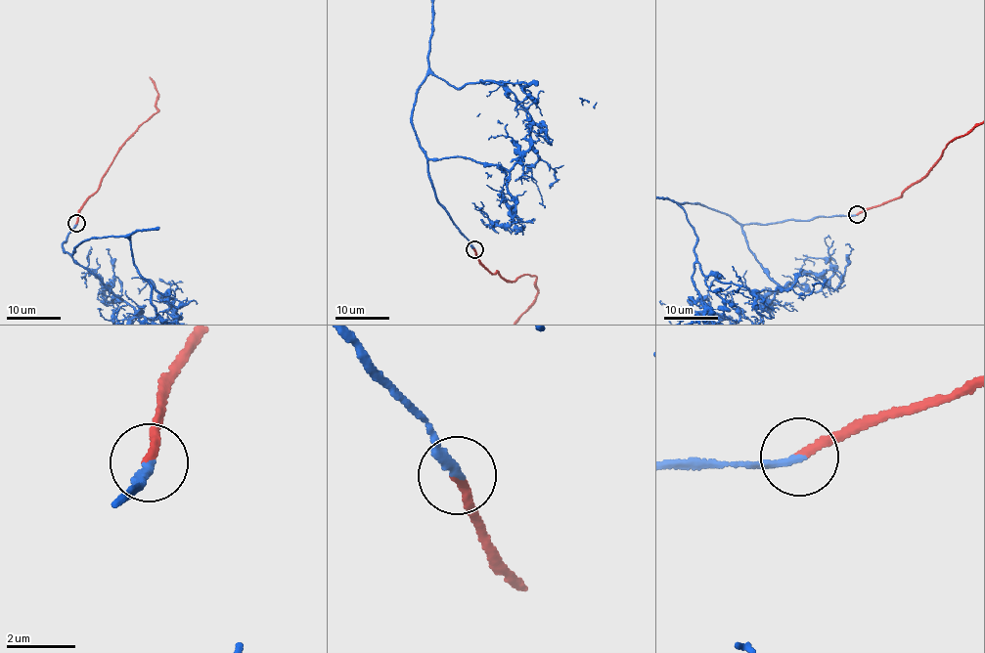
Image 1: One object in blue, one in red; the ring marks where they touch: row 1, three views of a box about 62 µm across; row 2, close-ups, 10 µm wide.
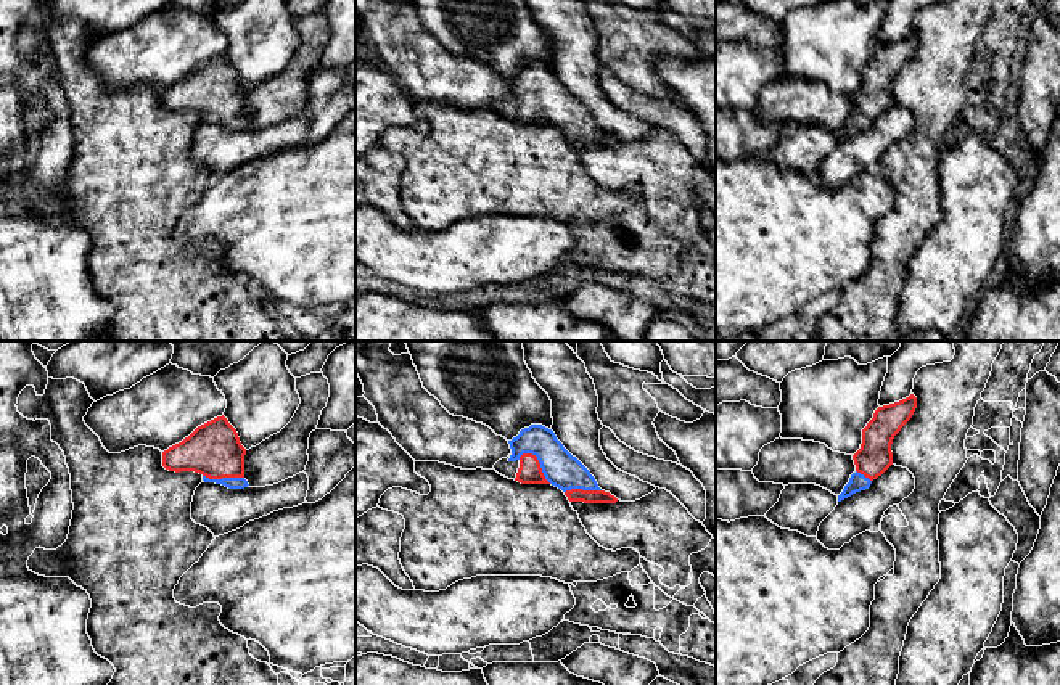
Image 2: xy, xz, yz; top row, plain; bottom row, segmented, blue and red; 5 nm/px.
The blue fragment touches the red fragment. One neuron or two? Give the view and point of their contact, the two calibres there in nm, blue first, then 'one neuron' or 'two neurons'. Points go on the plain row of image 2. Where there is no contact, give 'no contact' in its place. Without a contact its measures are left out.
meets blue in xz at (539, 102); 180 nm thick on the blue side, 120 nm on the other; one neuron

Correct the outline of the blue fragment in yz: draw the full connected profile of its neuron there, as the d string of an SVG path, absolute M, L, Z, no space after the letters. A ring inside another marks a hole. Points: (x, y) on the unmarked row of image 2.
M909 37L878 47L873 58L862 69L861 88L853 95L856 111L838 135L838 142L870 127L893 105L891 84L901 68L912 58L917 37Z

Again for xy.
M222 55L198 66L182 82L162 92L162 106L169 111L195 111L204 122L228 129L244 129L244 95L236 69Z

